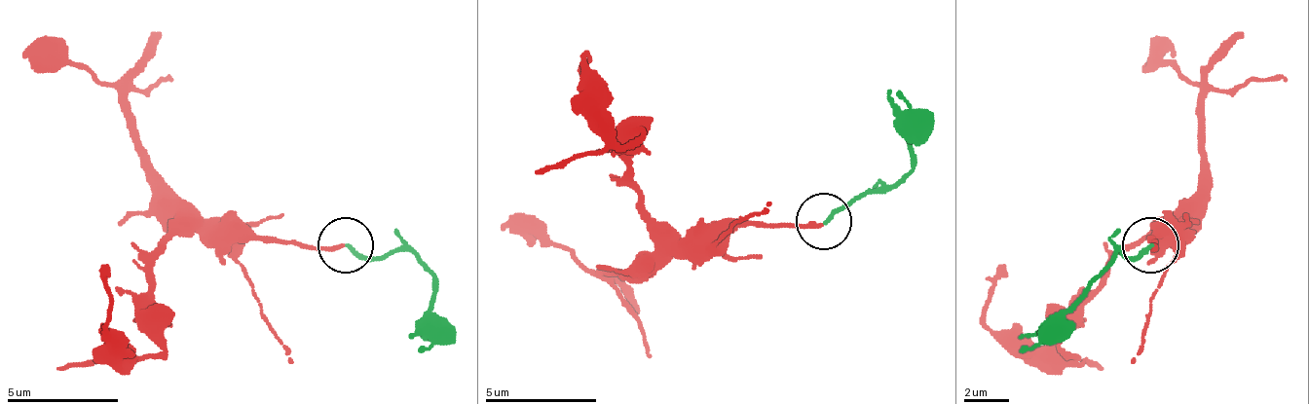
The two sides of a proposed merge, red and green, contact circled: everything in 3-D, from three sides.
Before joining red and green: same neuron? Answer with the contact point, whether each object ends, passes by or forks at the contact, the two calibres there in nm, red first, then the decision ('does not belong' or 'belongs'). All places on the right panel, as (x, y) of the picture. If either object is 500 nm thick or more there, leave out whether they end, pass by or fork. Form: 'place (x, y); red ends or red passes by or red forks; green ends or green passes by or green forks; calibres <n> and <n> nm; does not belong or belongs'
place (1150, 245); red ends; green ends; calibres 190 and 180 nm; belongs

